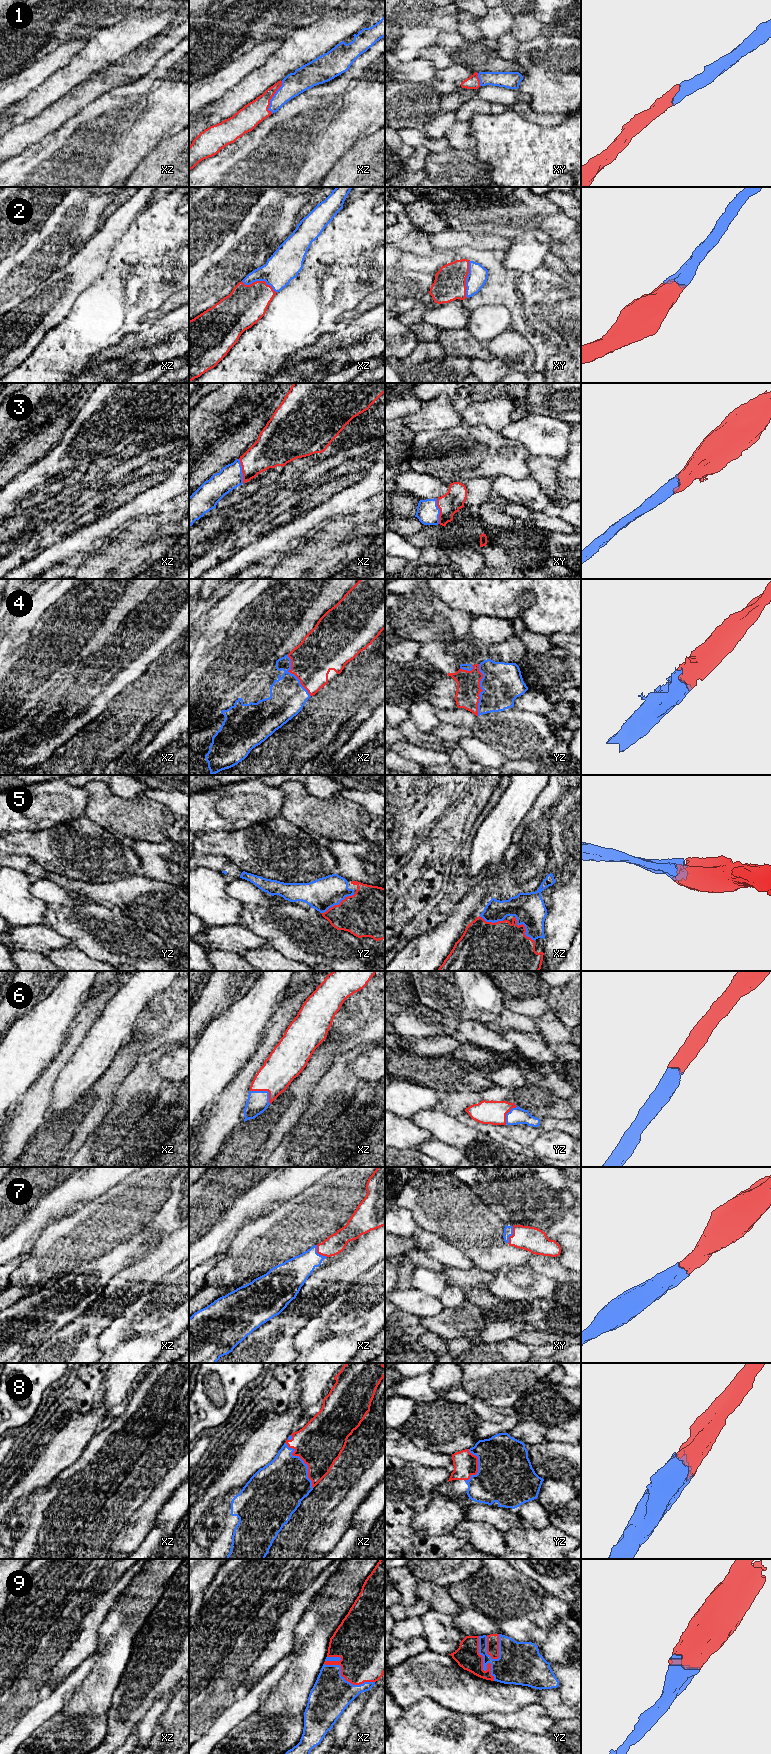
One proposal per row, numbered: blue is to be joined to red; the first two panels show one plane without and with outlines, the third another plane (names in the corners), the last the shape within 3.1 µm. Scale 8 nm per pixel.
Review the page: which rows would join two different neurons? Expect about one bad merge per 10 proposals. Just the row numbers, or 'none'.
none

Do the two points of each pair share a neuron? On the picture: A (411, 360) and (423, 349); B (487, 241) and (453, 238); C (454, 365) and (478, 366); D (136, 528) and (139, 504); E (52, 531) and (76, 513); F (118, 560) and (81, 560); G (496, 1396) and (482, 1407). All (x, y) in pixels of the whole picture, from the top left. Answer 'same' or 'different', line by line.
A: same
B: same
C: different
D: different
E: same
F: different
G: different

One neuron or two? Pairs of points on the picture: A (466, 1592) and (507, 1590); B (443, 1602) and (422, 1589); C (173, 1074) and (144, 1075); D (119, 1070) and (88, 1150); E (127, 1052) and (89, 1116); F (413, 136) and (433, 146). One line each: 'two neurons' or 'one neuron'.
A: one neuron
B: one neuron
C: two neurons
D: two neurons
E: one neuron
F: one neuron

